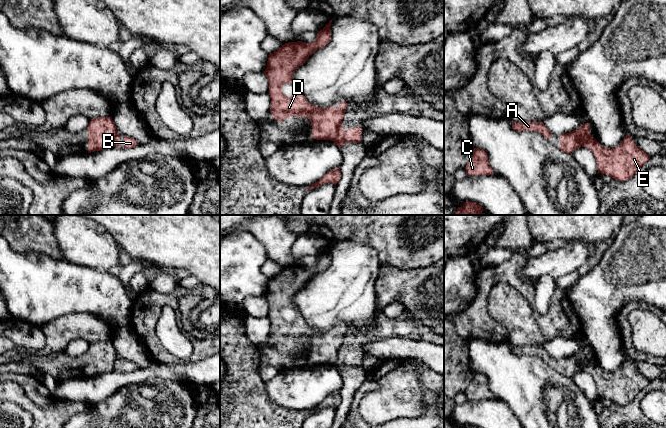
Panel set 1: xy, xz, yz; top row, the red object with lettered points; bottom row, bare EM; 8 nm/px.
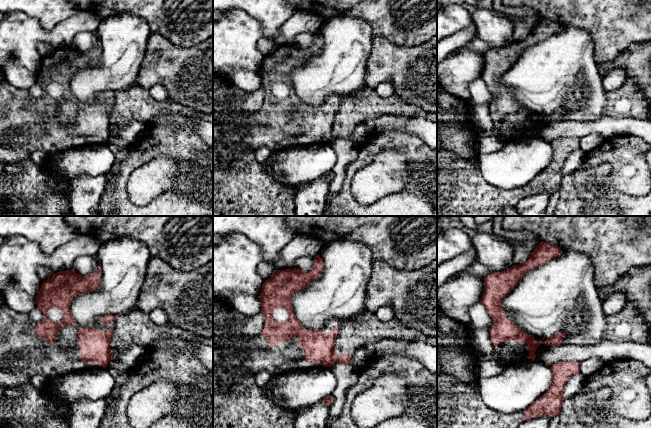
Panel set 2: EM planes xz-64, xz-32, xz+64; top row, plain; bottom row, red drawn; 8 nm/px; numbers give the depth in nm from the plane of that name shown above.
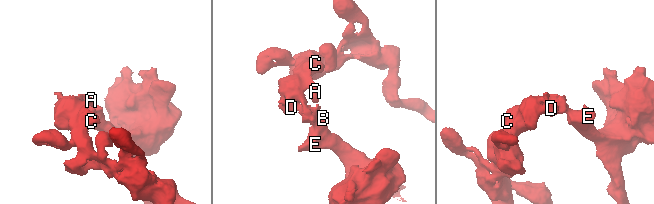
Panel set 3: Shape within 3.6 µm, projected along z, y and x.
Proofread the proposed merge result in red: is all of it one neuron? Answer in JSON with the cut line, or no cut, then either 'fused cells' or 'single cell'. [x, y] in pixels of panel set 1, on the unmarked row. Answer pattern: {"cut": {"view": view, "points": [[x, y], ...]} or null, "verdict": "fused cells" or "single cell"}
{"cut": {"view": "xz", "points": [[340, 348], [337, 360], [333, 365]]}, "verdict": "fused cells"}

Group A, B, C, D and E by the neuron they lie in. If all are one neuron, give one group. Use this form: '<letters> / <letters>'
A C D / B E

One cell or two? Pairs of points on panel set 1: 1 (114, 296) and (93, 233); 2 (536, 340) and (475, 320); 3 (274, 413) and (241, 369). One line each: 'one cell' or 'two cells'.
1: two cells
2: two cells
3: one cell

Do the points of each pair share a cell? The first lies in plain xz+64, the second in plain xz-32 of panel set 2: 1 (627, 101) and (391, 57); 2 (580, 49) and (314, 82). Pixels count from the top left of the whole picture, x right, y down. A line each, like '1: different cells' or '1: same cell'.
1: different cells
2: same cell

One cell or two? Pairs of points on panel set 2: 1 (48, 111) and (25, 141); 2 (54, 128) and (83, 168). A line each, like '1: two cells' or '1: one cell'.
1: one cell
2: two cells

